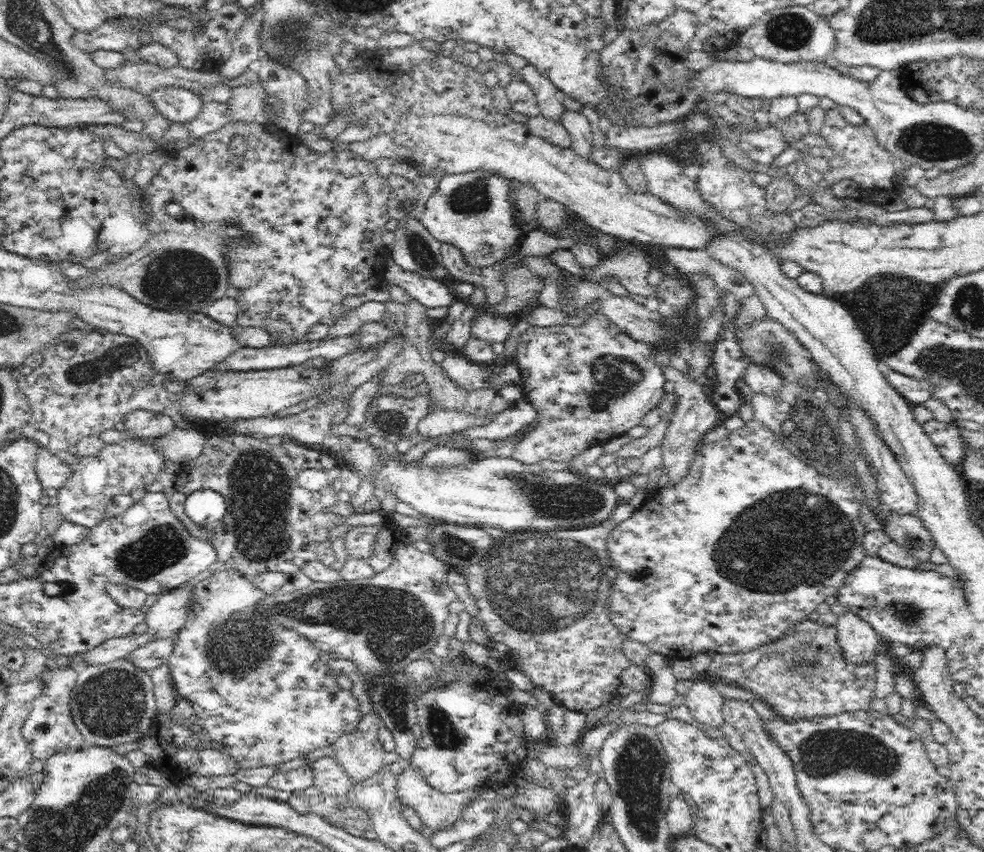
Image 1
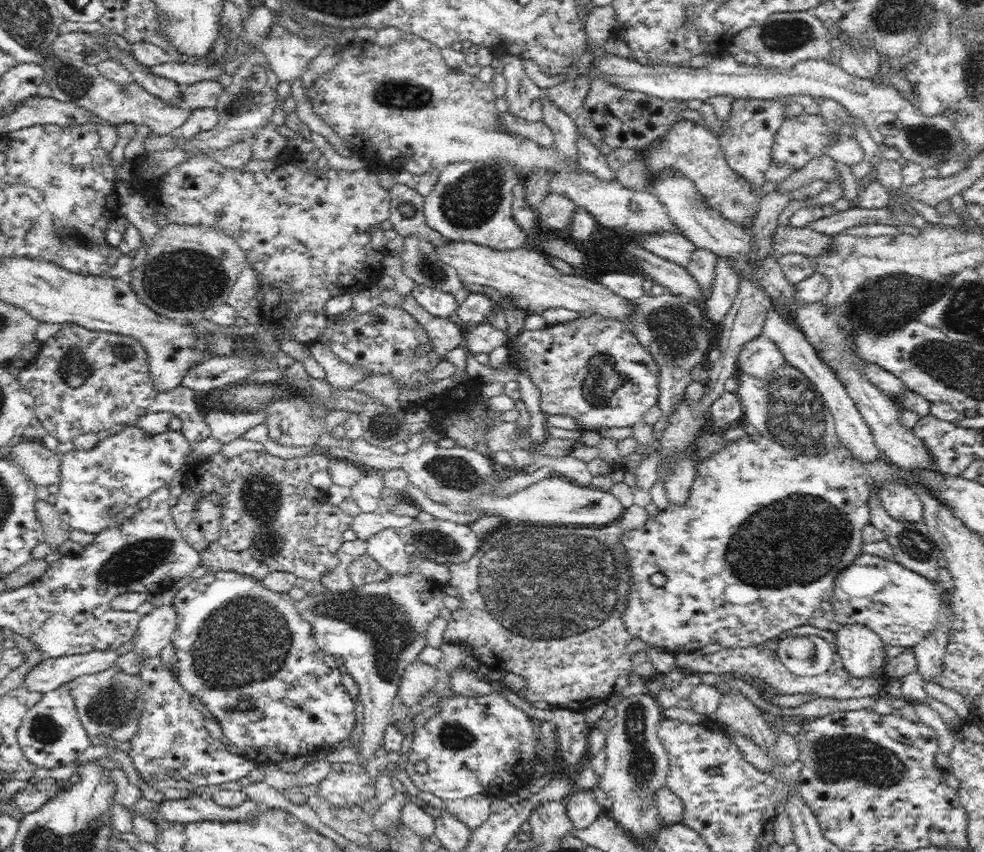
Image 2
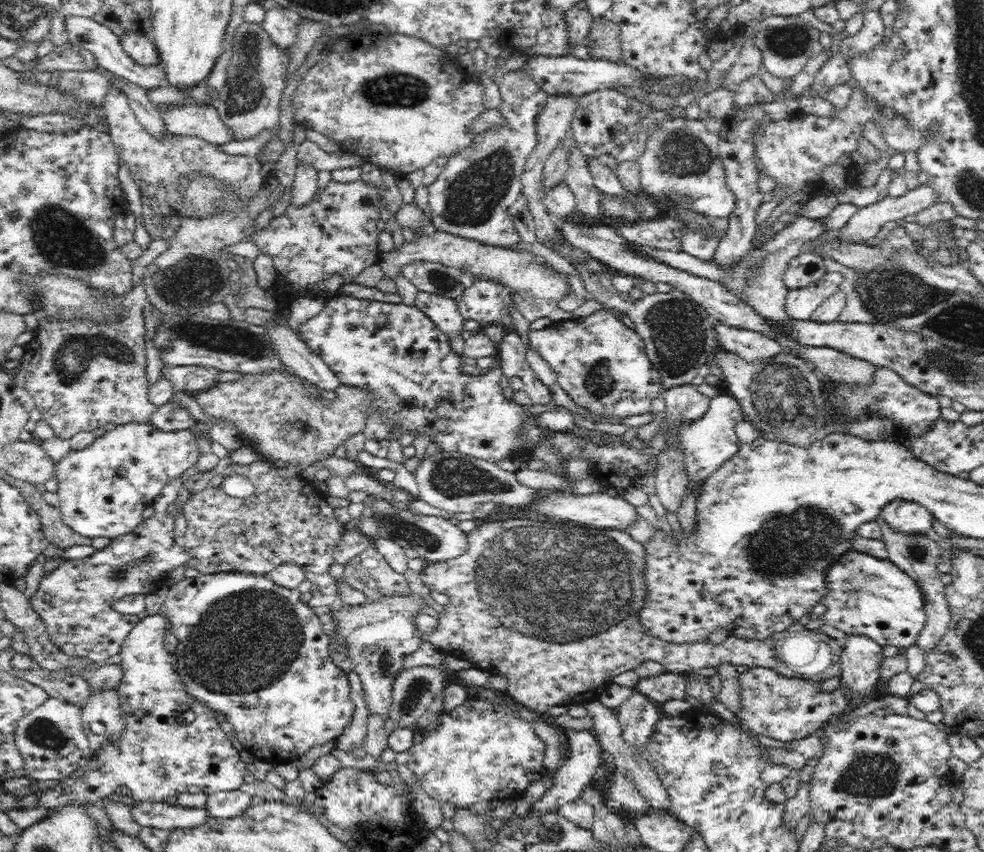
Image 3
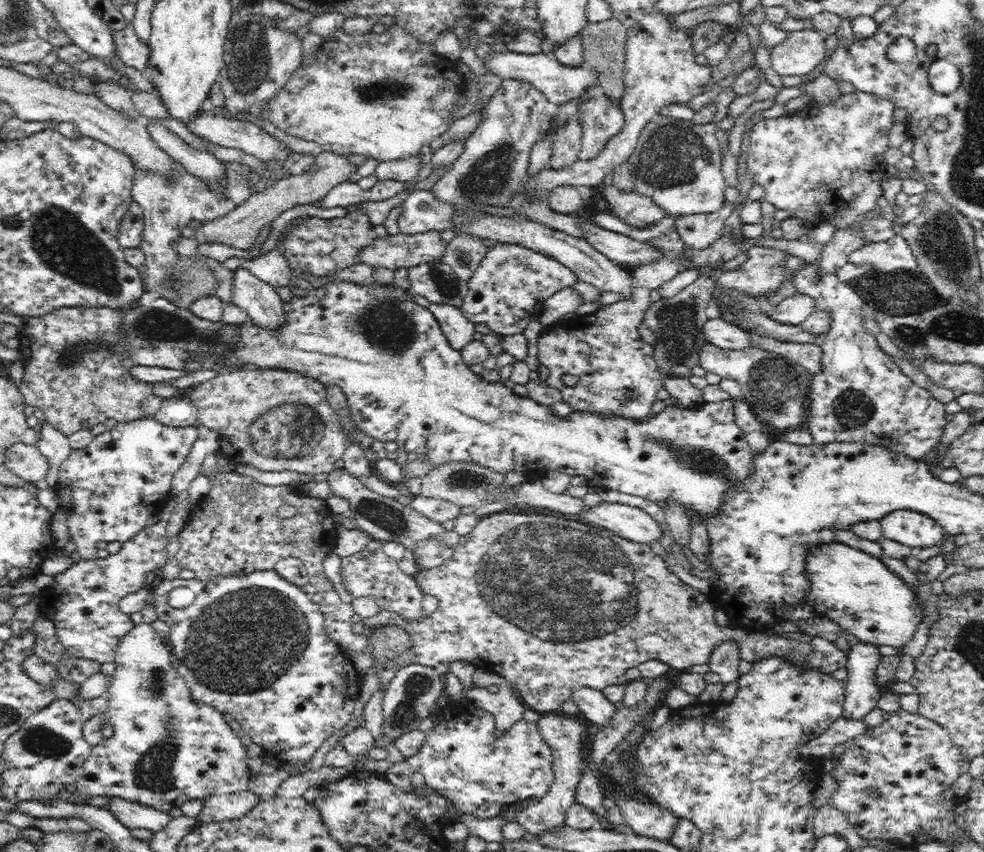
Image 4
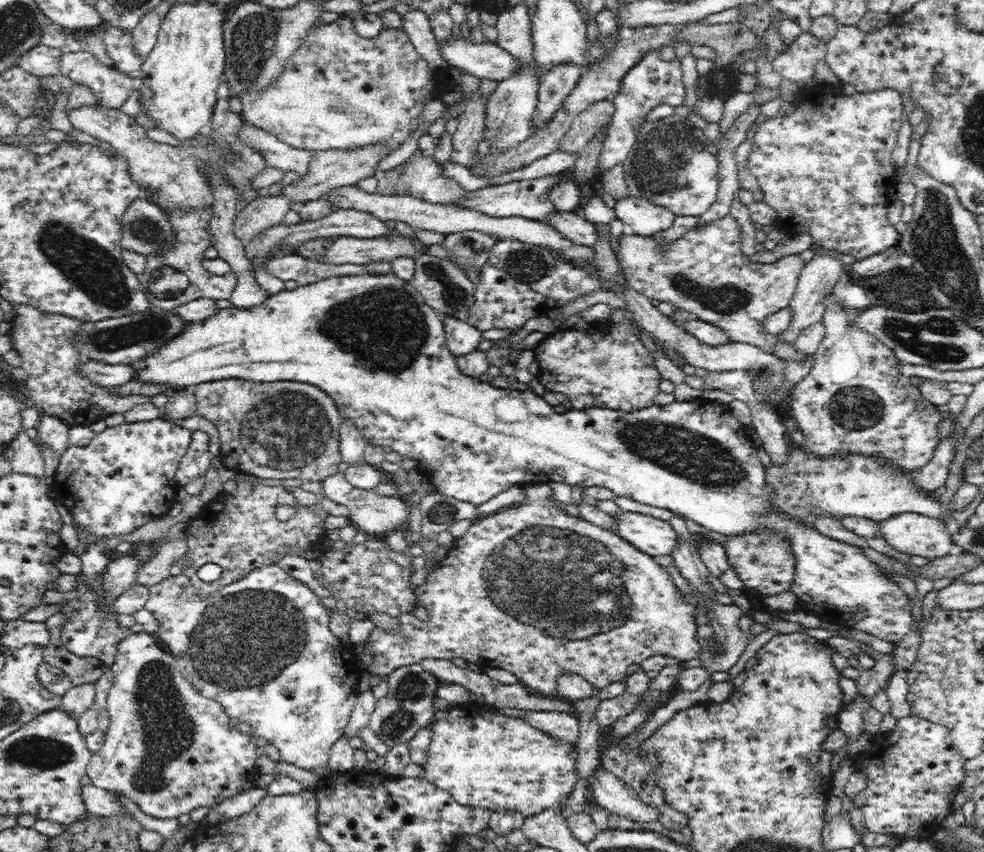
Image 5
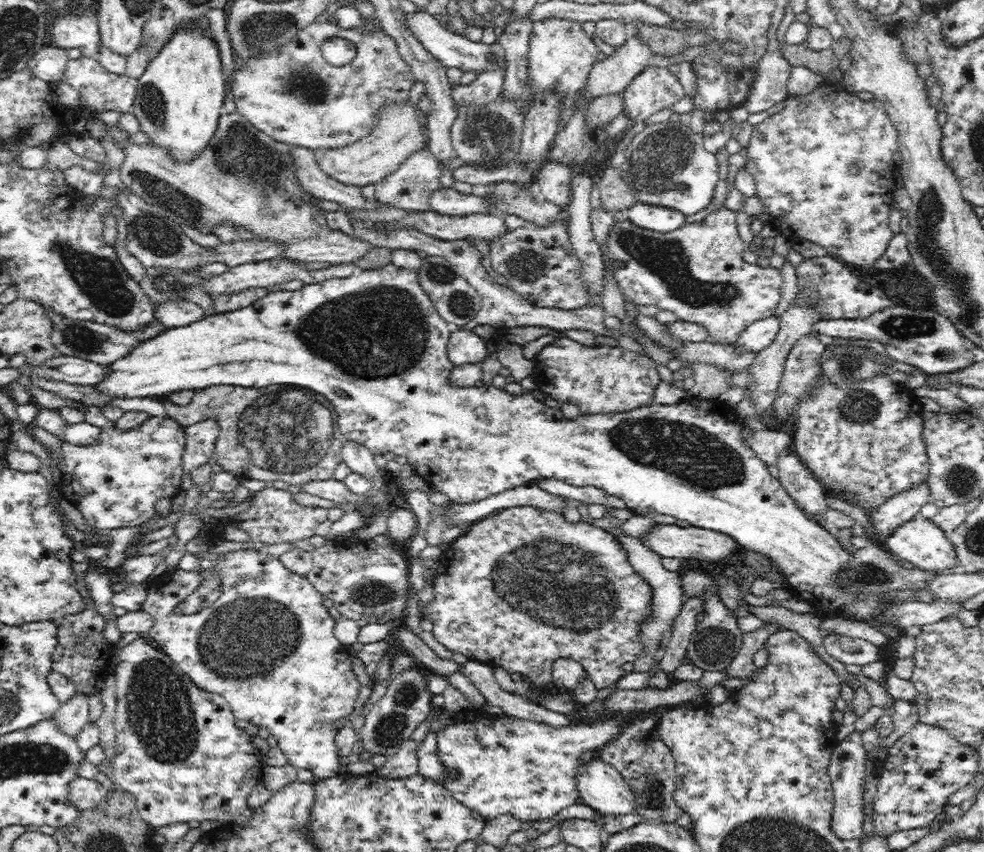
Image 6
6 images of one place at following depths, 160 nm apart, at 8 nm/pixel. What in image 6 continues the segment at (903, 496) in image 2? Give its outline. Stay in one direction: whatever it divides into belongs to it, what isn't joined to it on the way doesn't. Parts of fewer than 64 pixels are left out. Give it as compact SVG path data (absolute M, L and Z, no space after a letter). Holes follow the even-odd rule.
M918 516L894 529L892 536L886 539L886 545L890 549L890 554L912 563L916 568L920 568L924 572L939 575L958 570L957 555L948 535L932 519Z

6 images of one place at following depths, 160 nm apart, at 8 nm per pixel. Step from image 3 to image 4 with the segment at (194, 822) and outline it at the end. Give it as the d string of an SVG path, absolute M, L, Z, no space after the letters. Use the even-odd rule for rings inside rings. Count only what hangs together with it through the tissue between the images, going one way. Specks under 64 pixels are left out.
M112 797L109 800L109 807L106 806L106 808L130 830L135 828L146 829L153 834L166 828L171 820L170 814L166 812L161 812L148 805L124 800L120 797Z

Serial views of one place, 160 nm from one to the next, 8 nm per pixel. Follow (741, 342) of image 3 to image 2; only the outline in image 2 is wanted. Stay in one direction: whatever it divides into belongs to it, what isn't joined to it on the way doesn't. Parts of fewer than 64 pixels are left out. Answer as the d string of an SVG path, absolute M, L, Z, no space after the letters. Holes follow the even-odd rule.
M757 337L740 350L739 369L758 379L769 378L785 362L776 344L766 337Z

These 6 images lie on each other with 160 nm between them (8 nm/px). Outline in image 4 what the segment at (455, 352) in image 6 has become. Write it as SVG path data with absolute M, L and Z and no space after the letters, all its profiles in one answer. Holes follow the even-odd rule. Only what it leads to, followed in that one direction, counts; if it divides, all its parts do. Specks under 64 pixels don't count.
M411 292L408 297L418 305L434 313L441 326L442 333L446 336L452 348L461 351L474 340L473 336L476 333L476 330L474 330L475 324L468 320L458 307L449 304L434 304L429 302L424 296Z

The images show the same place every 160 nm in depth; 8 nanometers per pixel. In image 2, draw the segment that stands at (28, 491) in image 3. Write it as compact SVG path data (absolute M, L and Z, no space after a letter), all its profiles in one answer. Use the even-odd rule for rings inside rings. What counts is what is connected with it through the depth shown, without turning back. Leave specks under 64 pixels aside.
M39 500L34 503L34 509L38 516L38 521L44 529L45 542L50 545L54 555L46 557L45 562L50 565L56 560L60 560L60 555L57 554L58 548L65 541L70 540L70 528L65 524L60 513L56 510L55 505L48 501Z

